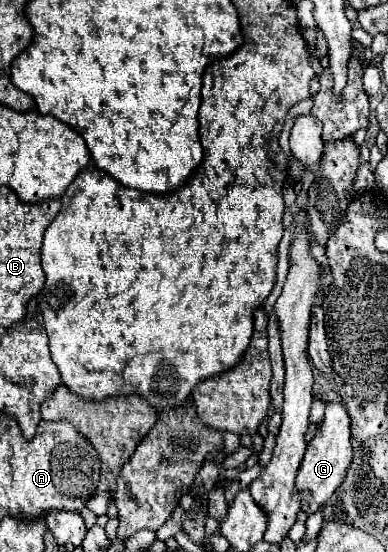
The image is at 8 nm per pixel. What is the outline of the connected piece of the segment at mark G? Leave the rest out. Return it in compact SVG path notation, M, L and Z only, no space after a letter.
M329 402L325 408L323 422L317 426L317 432L313 440L307 444L305 458L301 462L301 468L297 472L297 488L303 498L303 512L309 516L323 506L333 492L341 486L345 480L347 468L353 458L353 446L351 446L351 434L349 434L349 416L341 402Z

